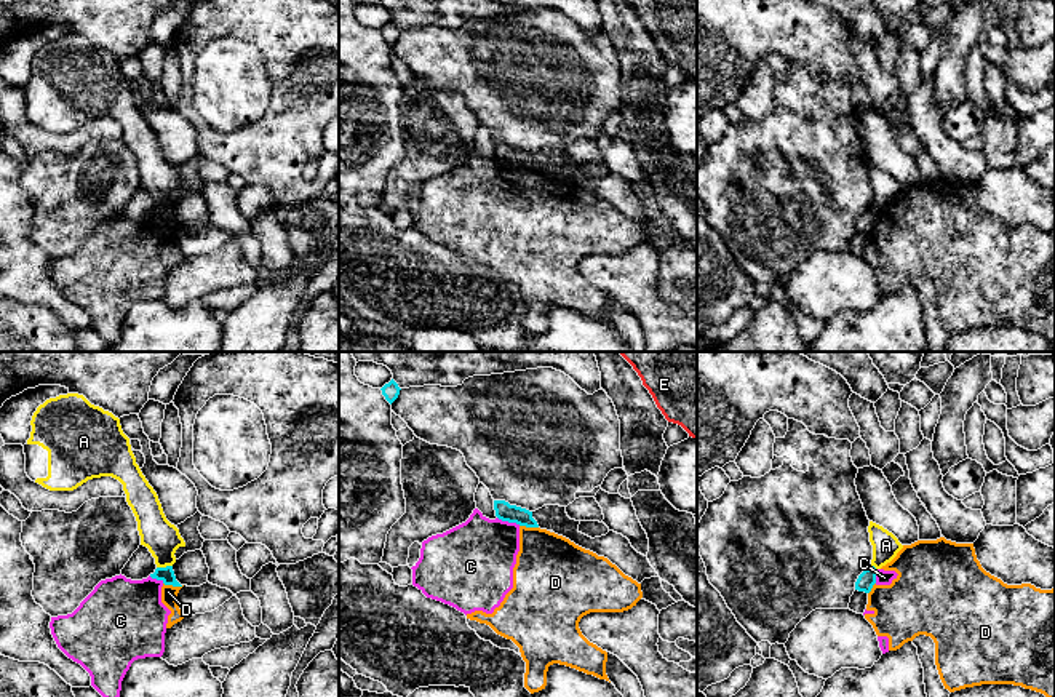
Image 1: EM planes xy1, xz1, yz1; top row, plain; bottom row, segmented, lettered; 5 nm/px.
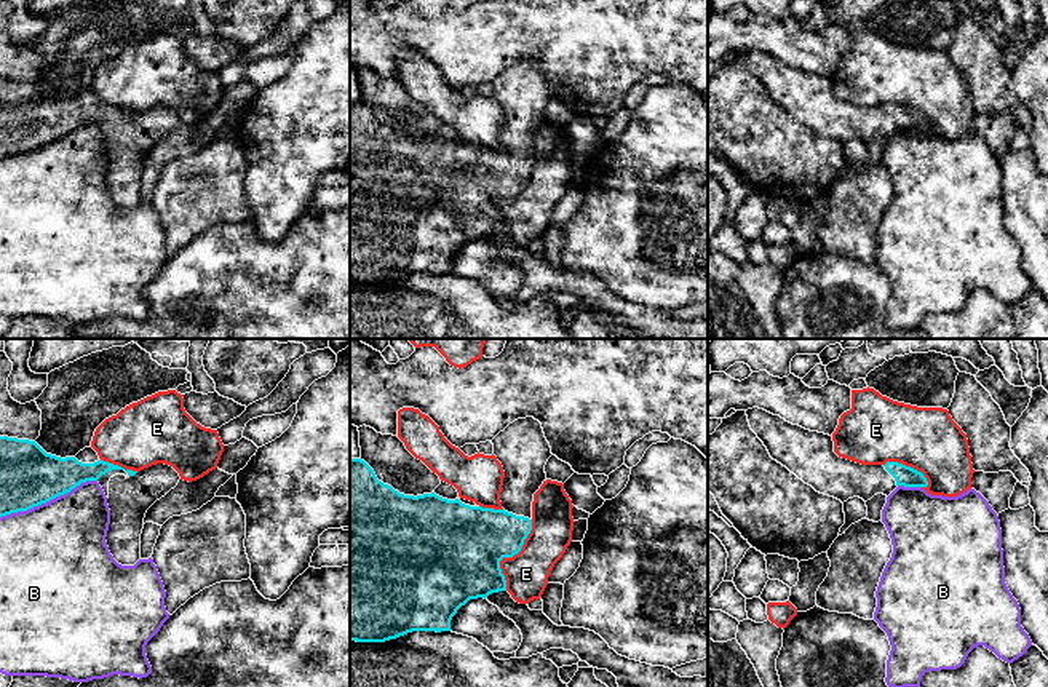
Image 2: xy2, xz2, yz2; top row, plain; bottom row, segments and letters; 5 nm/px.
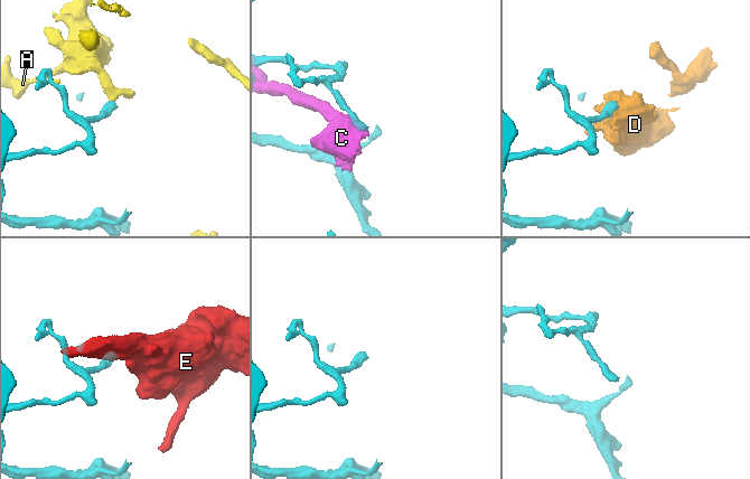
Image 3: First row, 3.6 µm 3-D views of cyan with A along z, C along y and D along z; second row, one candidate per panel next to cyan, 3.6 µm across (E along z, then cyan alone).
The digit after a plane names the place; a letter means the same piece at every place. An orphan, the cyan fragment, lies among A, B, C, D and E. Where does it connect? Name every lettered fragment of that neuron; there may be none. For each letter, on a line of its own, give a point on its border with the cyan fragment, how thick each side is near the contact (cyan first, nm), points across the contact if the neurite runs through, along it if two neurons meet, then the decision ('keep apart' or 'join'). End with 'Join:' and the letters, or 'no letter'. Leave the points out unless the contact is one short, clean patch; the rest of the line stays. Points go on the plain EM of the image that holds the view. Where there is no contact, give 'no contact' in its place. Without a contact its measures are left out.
A: meets cyan in xy1 at (163, 210); 80 nm thick on the cyan side, 170 nm on the other; keep apart
B: meets cyan in xy2 at (48, 142); 300 nm thick on the cyan side, 480 nm on the other; keep apart
C: meets cyan in xz1 at (509, 163); 90 nm thick on the cyan side, 380 nm on the other; keep apart
D: meets cyan in xy1 at (173, 227); 80 nm thick on the cyan side, 80 nm on the other; border along xy1 (163, 224), (183, 227); keep apart
E: meets cyan in xz2 at (510, 198); 420 nm thick on the cyan side, 220 nm on the other; keep apart
Join: no letter

